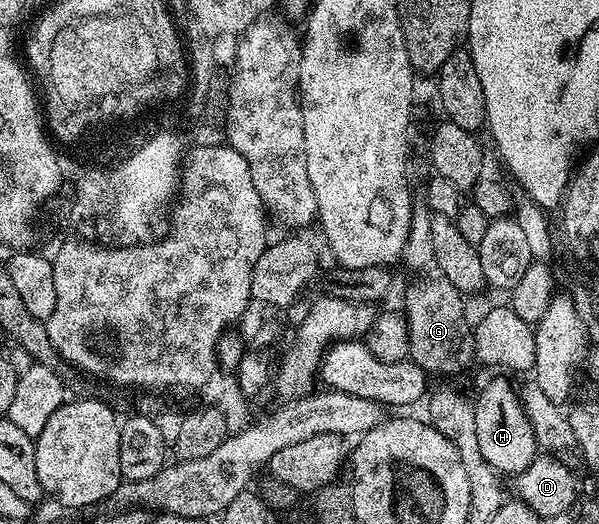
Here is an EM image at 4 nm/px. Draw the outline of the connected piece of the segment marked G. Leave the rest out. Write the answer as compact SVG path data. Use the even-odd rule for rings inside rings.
M417 201L407 233L403 256L405 263L405 308L403 314L409 323L409 359L420 365L430 376L457 375L474 362L474 332L465 316L463 294L451 285L447 273L435 261L435 244L431 242L431 219L434 212L428 202Z

